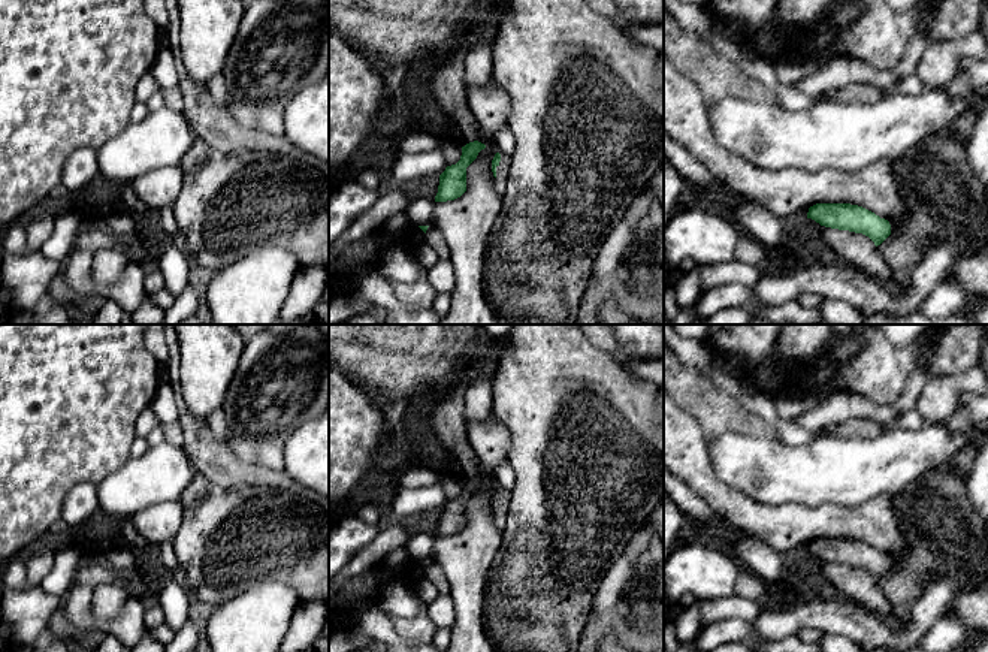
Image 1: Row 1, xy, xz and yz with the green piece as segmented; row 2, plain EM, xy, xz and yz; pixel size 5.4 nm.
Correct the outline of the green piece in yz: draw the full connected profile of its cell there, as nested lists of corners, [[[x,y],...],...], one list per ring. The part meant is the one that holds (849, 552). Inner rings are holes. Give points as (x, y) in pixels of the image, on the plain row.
[[[816,538],[809,543],[807,553],[825,562],[862,568],[868,571],[876,582],[891,570],[888,555],[850,538]]]

